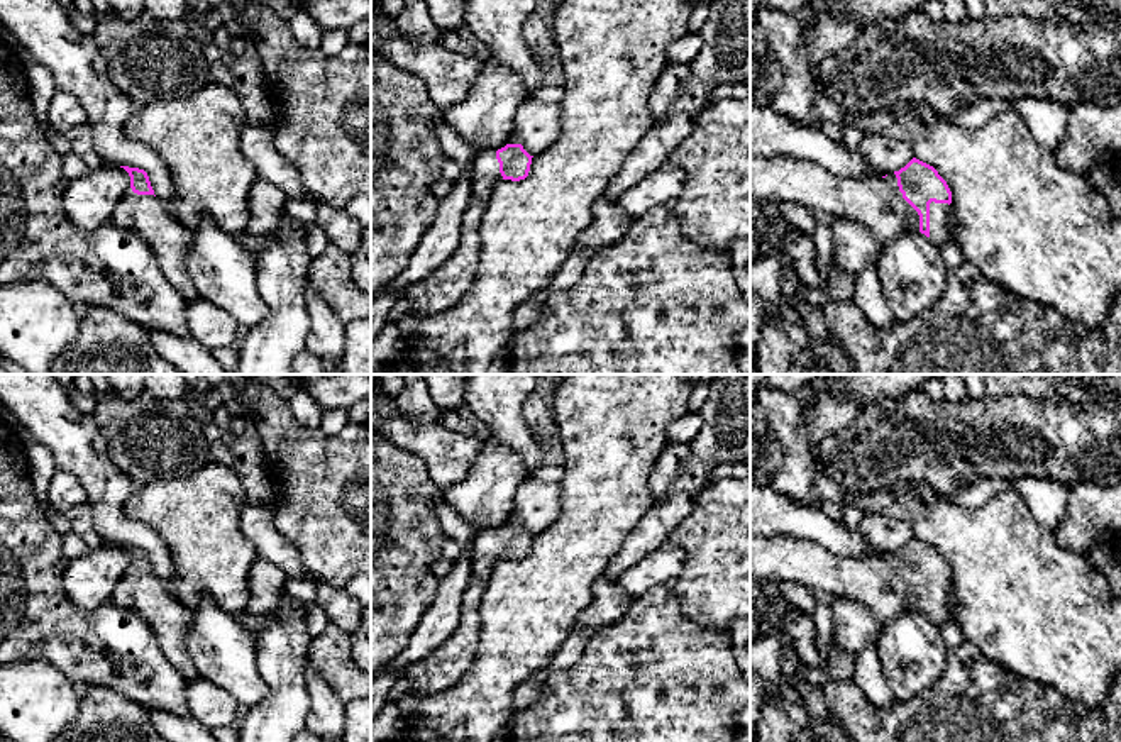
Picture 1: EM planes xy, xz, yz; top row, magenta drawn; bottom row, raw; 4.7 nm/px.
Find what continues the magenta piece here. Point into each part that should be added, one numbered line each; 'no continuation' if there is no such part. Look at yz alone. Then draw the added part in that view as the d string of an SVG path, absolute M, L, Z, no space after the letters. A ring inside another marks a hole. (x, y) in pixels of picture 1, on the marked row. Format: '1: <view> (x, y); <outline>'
1: yz (876, 204); M750 158L750 198L784 202L850 219L882 246L906 232L919 232L918 212L903 198L897 178L840 178L796 158Z

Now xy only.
1: xy (144, 215); M129 188L115 207L112 222L149 244L166 280L186 302L198 298L185 261L191 234L164 210L154 195L137 195Z

